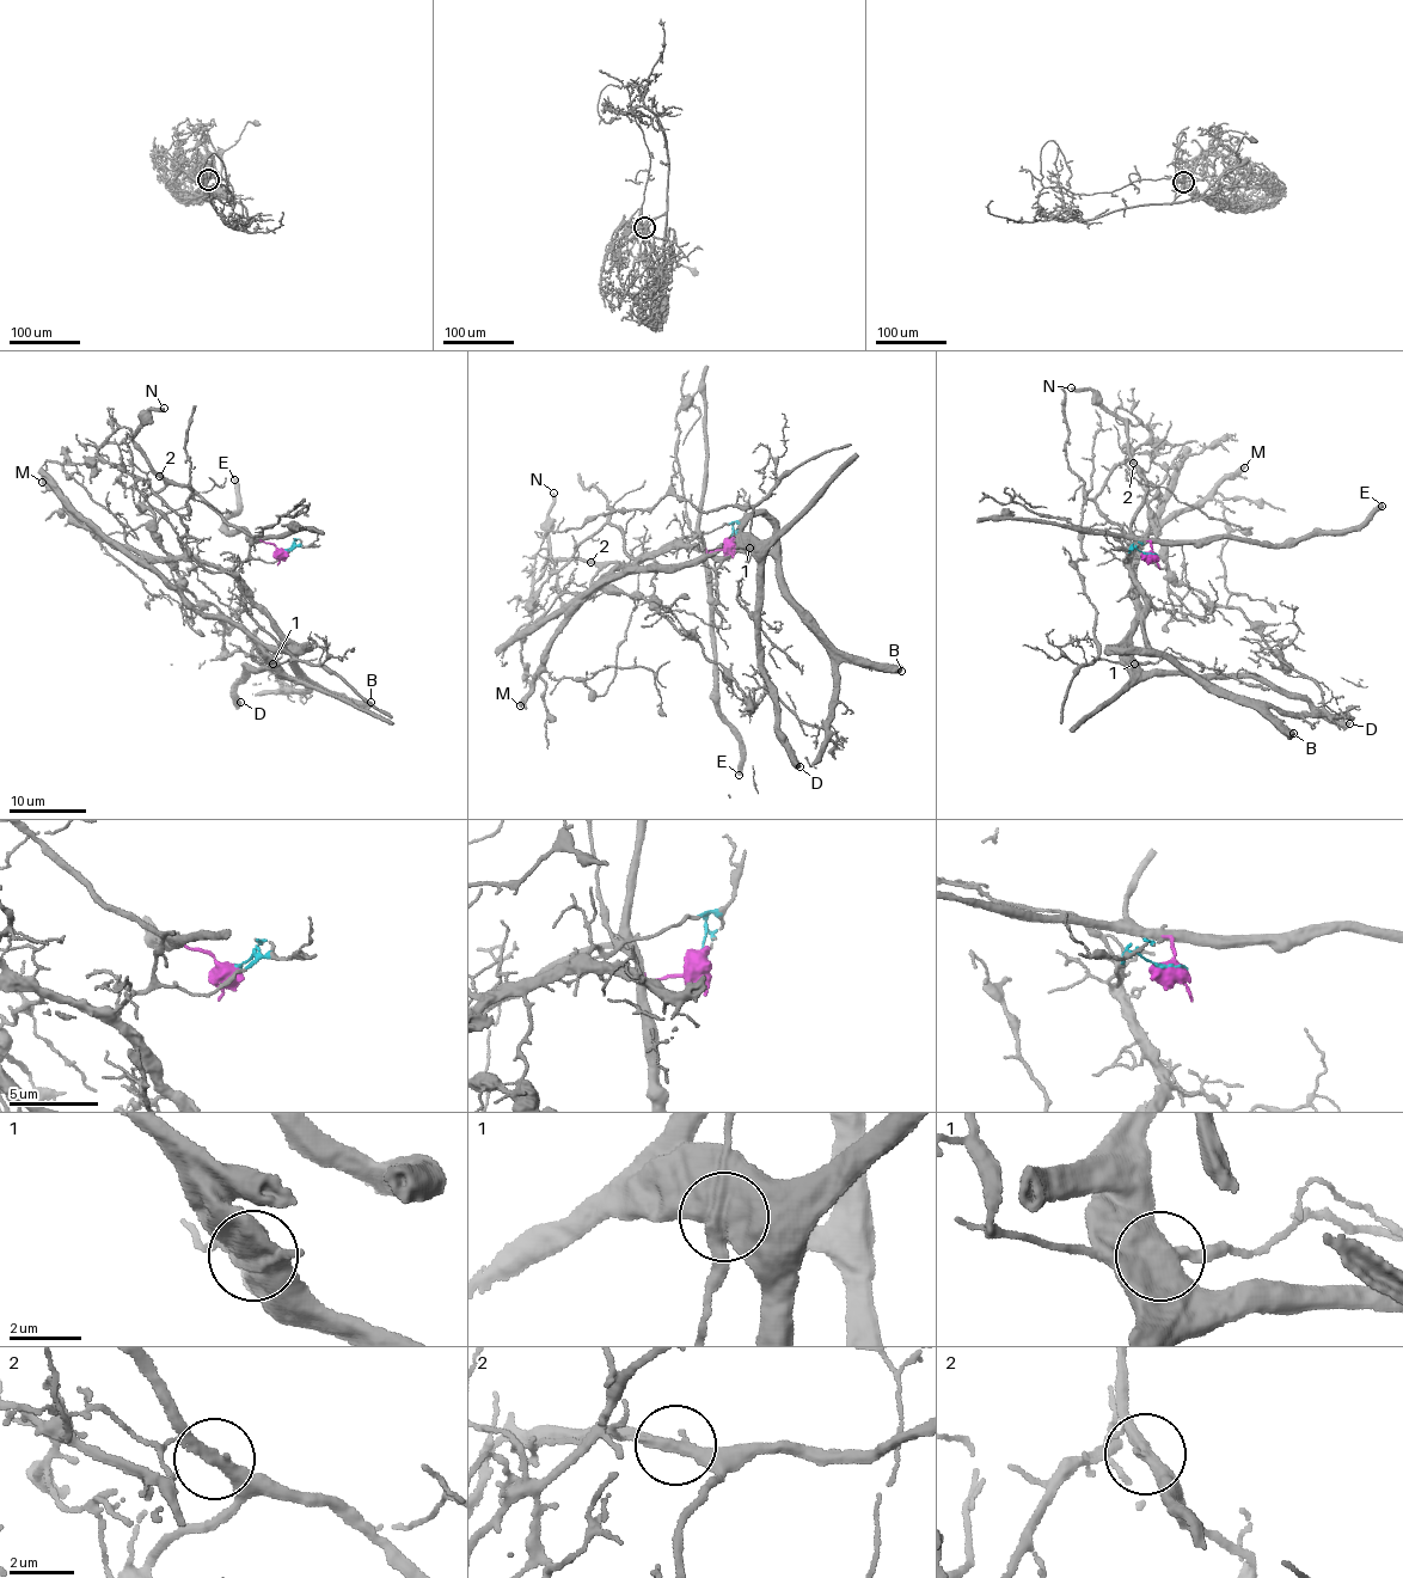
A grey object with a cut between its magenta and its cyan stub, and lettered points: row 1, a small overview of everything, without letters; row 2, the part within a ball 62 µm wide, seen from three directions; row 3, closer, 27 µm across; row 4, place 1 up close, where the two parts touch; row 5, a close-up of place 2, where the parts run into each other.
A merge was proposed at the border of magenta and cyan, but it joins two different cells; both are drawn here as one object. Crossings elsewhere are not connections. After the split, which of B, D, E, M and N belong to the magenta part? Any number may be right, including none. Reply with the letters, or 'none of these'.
E, N

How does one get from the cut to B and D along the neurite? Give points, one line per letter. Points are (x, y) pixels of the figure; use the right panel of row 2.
B: (1150, 554), (1129, 550), (1125, 561), (1144, 599), (1149, 646), (1293, 732)
D: (1150, 554), (1129, 550), (1126, 562), (1144, 599), (1149, 647), (1108, 648), (1144, 671), (1256, 674), (1351, 725)

